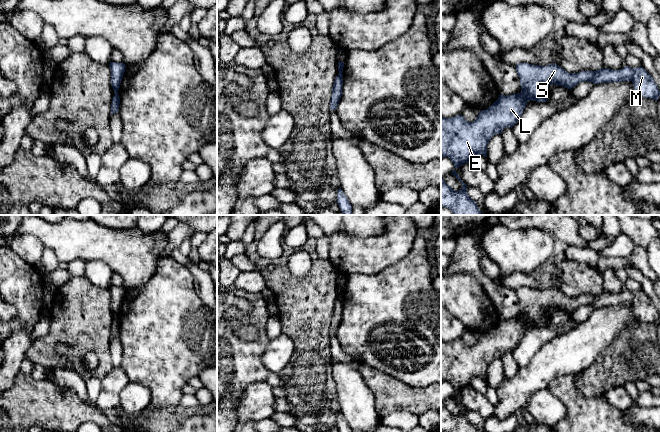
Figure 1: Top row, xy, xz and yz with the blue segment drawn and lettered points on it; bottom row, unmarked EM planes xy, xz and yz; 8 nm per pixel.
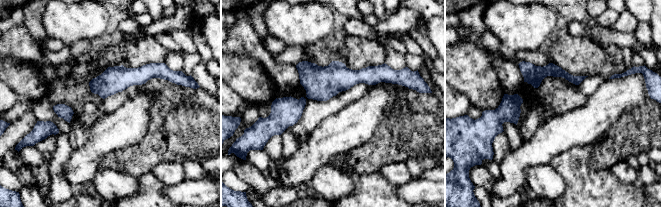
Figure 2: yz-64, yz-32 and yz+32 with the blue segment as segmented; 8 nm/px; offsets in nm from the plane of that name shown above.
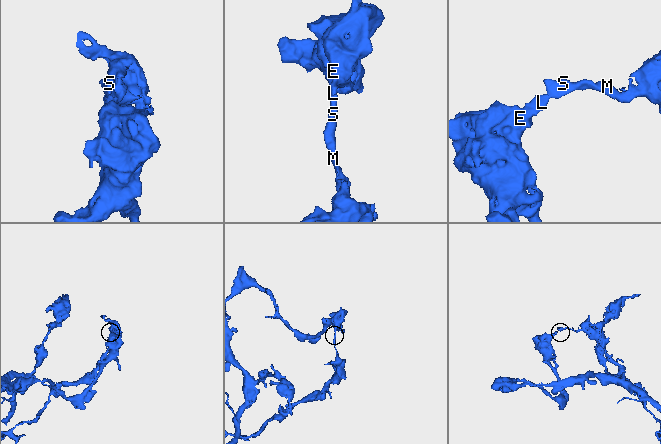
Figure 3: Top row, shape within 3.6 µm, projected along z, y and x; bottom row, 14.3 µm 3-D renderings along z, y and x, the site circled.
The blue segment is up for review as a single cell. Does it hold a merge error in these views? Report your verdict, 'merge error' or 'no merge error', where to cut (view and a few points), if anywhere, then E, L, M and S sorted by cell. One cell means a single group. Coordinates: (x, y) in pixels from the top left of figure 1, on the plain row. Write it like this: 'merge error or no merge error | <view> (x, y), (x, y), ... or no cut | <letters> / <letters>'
merge error | yz (521, 316), (528, 324) | E L / M S

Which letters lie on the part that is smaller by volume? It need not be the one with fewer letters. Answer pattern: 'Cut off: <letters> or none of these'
Cut off: M, S

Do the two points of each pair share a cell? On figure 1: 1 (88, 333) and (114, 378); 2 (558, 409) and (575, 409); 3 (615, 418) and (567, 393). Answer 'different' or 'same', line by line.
1: different
2: different
3: same

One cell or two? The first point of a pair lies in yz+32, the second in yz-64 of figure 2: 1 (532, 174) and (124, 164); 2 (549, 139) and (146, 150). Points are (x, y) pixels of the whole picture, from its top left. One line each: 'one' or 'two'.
1: two
2: two

